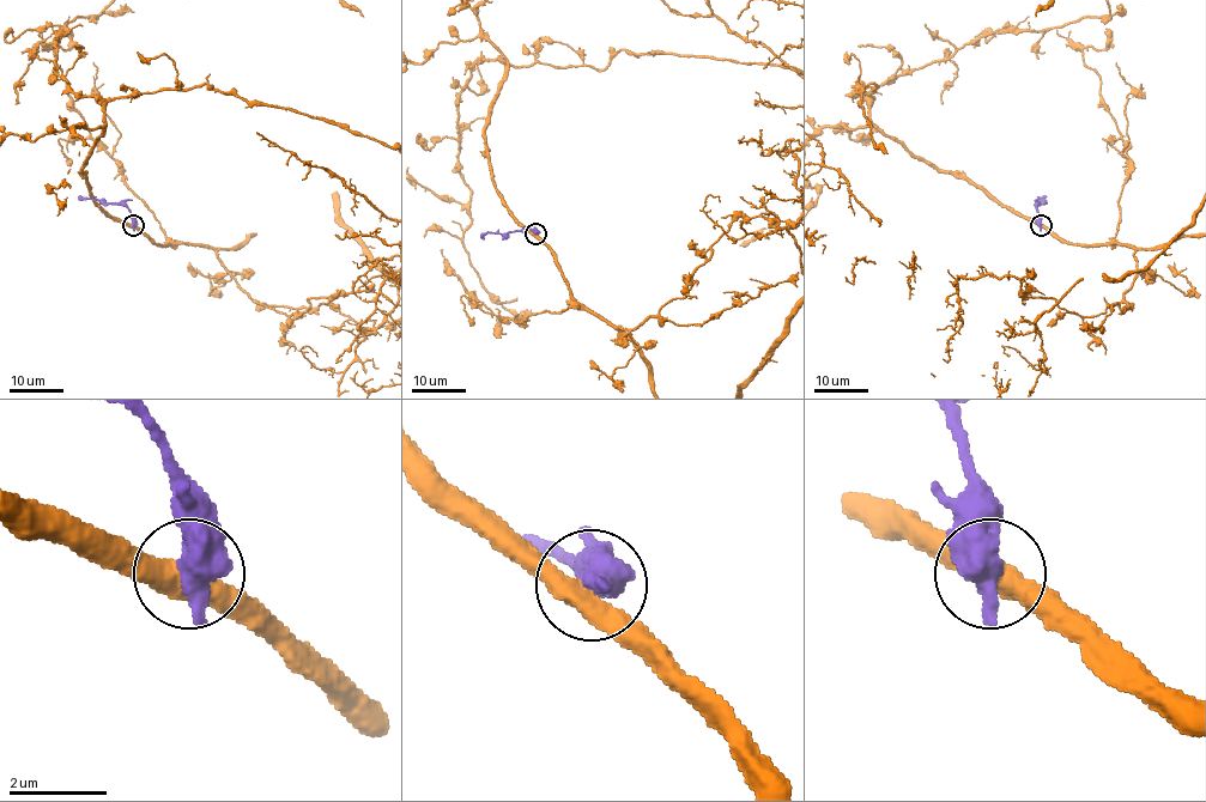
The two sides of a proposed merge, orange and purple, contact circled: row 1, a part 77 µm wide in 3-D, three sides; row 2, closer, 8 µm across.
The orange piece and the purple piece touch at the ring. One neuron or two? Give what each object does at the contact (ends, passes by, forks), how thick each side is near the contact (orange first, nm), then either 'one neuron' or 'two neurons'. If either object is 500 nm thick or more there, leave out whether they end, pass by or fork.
calibres 460 and 800 nm; two neurons

